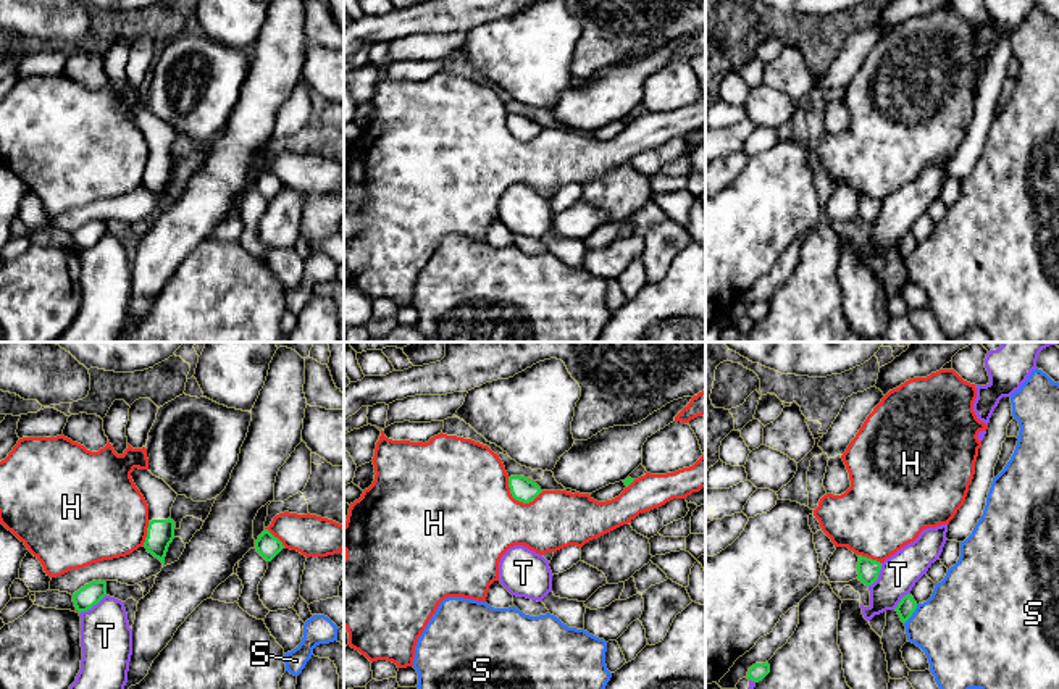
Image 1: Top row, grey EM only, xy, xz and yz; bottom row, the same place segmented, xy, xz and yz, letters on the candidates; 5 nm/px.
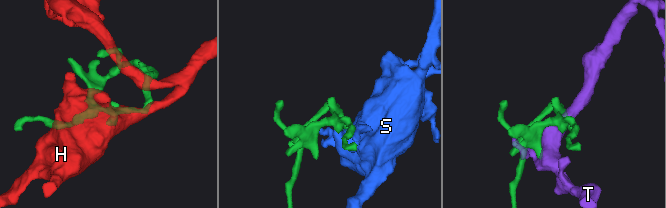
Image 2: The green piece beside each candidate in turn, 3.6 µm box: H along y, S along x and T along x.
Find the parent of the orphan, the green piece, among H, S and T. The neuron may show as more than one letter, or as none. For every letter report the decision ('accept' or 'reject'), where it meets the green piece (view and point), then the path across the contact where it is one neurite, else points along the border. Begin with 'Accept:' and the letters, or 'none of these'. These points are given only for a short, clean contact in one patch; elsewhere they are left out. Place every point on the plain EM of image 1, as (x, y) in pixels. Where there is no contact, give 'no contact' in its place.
Accept: none of these
H: reject | xz (519, 139)
S: reject | yz (911, 254)
T: reject | xy (92, 244)

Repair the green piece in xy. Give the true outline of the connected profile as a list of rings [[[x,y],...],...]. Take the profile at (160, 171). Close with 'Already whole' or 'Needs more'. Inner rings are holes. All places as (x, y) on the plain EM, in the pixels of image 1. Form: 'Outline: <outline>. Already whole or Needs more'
Outline: [[[134,106],[131,116],[149,144],[149,166],[144,186],[165,205],[165,195],[174,177],[171,145],[178,132],[149,108]]]. Needs more

